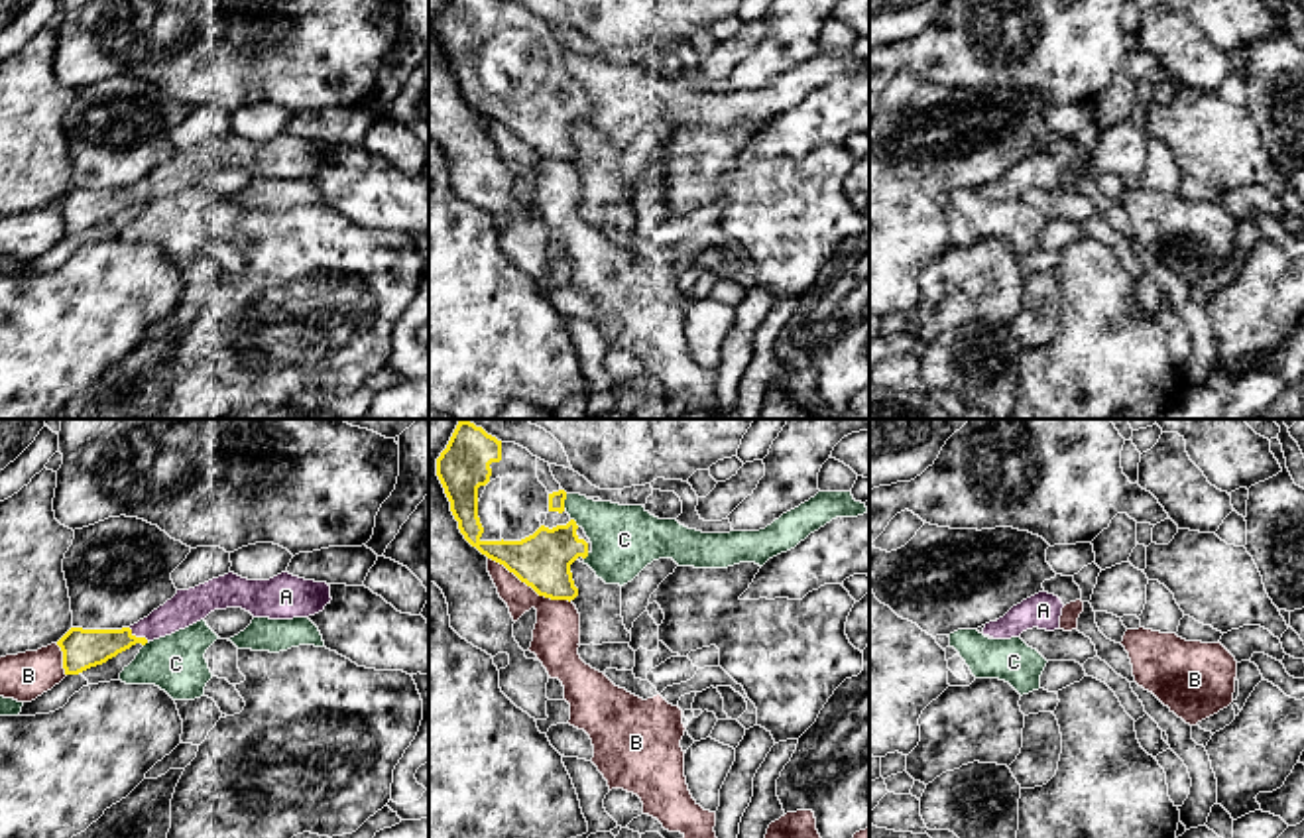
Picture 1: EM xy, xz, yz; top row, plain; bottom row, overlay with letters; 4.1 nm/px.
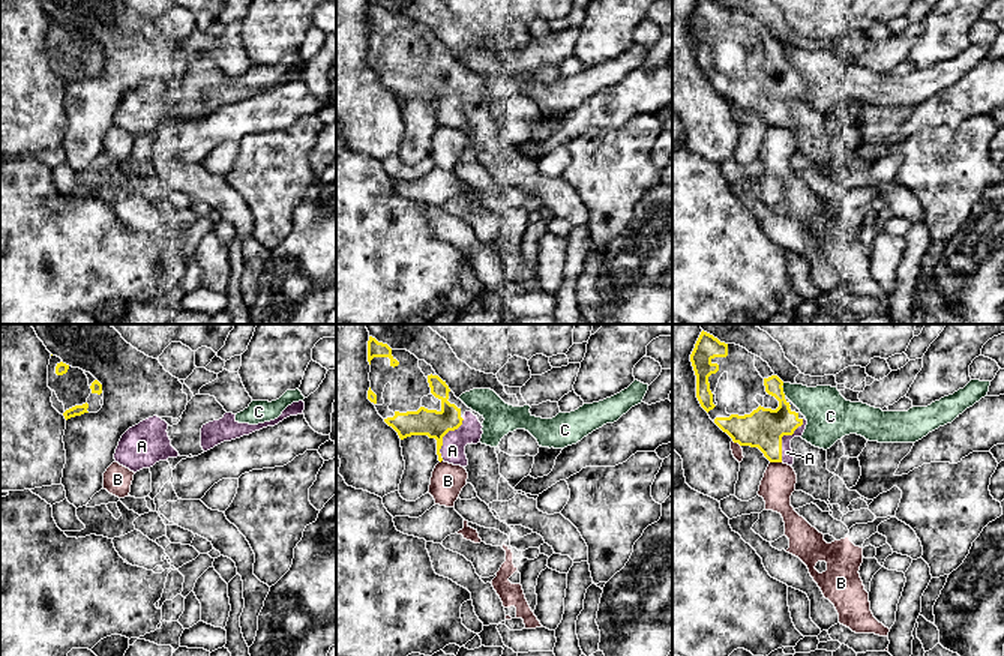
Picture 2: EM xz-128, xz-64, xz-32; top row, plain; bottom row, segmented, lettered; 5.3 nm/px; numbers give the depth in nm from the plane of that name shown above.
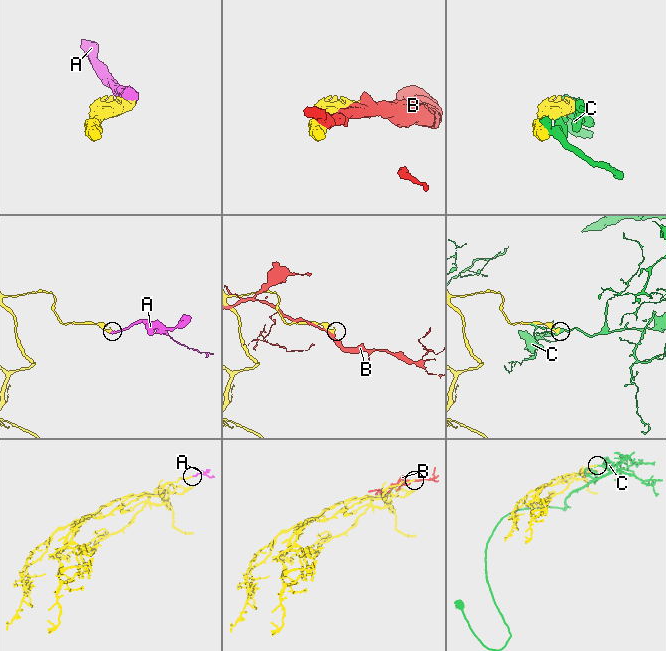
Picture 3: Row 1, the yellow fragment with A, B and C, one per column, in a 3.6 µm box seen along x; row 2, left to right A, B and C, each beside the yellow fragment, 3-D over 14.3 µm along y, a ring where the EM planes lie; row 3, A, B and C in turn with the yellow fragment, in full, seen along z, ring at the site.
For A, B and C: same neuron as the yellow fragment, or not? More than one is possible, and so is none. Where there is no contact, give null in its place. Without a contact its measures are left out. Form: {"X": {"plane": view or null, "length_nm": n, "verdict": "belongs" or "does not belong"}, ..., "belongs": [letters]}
{"A": {"plane": "xy", "length_nm": 100, "verdict": "belongs"}, "B": {"plane": "xz", "length_nm": 380, "verdict": "does not belong"}, "C": {"plane": "xz", "length_nm": 70, "verdict": "does not belong"}, "belongs": ["A"]}

